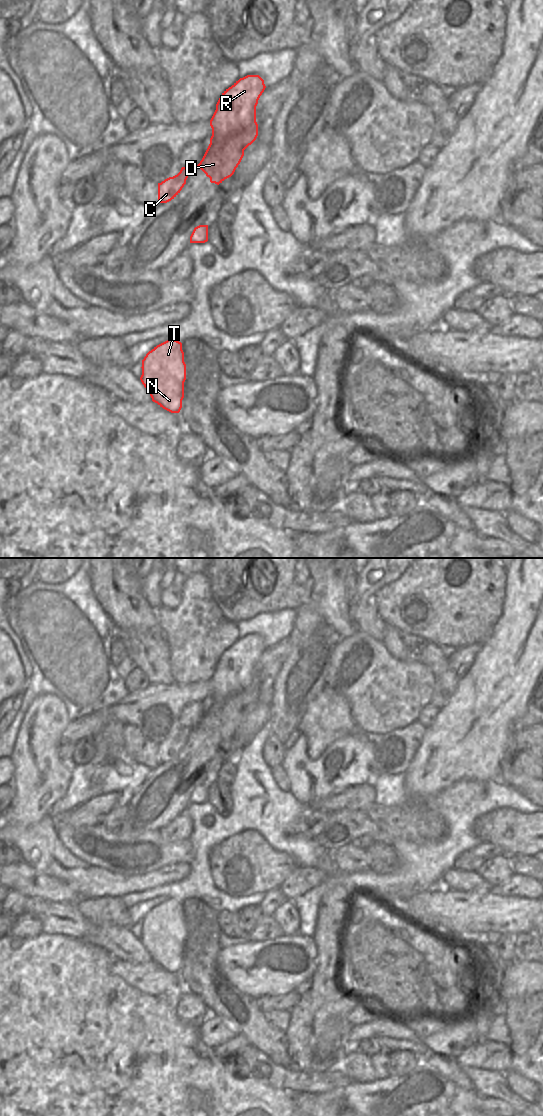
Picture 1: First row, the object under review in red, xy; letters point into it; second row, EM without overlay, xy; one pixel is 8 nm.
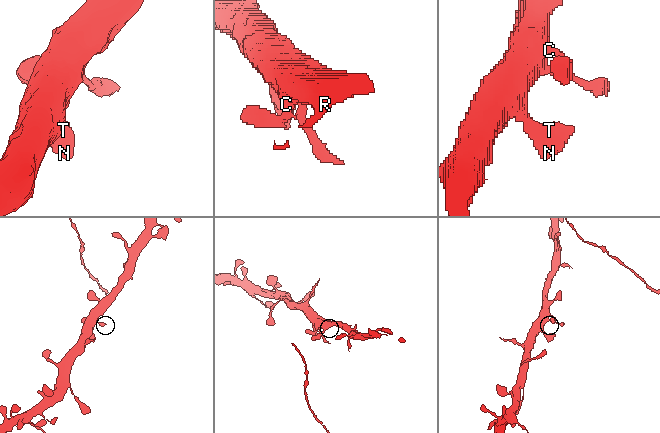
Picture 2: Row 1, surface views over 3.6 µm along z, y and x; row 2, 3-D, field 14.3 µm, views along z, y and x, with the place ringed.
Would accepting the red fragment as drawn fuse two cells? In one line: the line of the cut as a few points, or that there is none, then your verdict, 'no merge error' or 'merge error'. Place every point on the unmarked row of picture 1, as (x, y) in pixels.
no cut | no merge error

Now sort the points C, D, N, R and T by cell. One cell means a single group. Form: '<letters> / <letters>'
C D N R T

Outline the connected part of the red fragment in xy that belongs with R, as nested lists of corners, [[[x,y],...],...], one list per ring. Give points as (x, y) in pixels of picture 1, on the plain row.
[[[247,635],[220,656],[210,680],[210,704],[197,725],[211,743],[219,745],[231,737],[244,716],[244,710],[256,700],[256,666],[265,648],[259,635]]]

